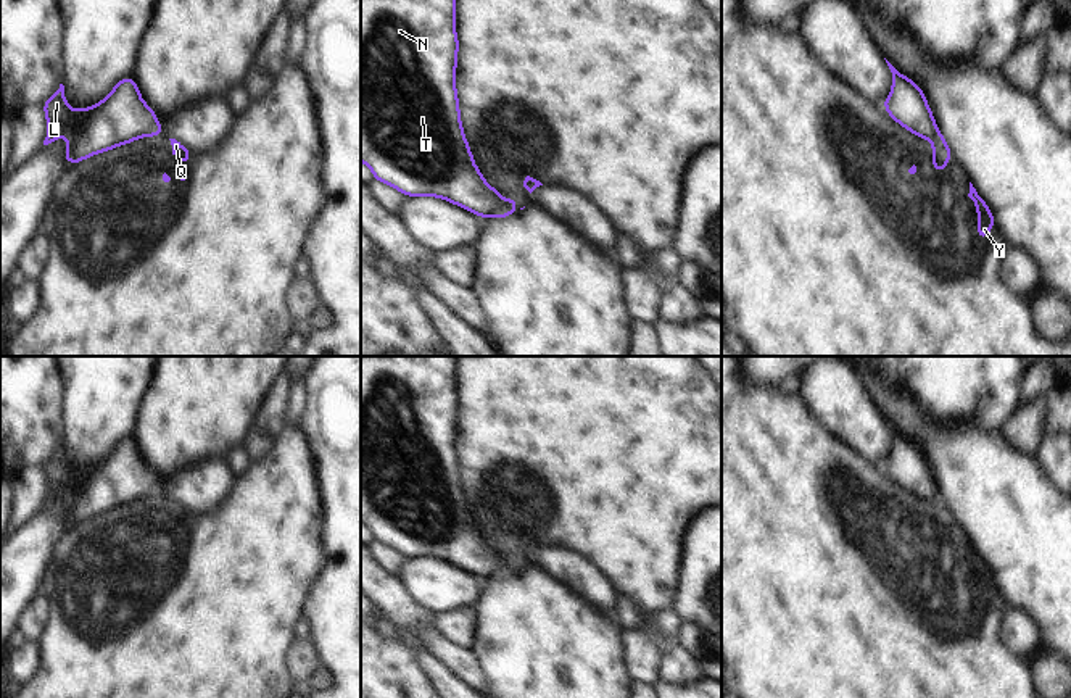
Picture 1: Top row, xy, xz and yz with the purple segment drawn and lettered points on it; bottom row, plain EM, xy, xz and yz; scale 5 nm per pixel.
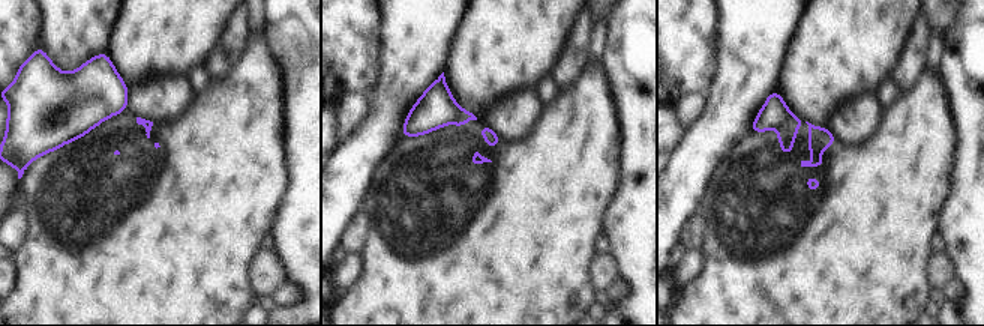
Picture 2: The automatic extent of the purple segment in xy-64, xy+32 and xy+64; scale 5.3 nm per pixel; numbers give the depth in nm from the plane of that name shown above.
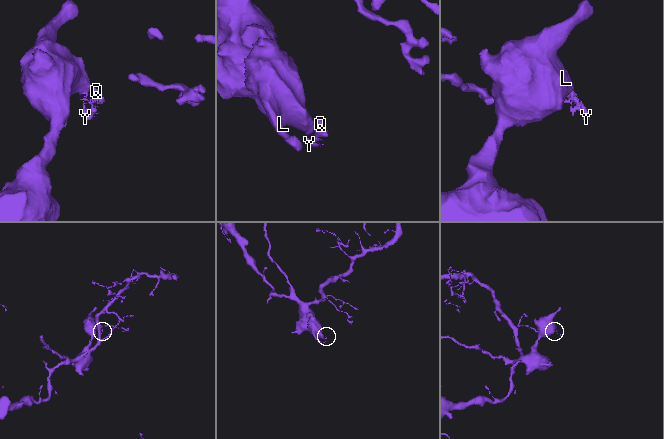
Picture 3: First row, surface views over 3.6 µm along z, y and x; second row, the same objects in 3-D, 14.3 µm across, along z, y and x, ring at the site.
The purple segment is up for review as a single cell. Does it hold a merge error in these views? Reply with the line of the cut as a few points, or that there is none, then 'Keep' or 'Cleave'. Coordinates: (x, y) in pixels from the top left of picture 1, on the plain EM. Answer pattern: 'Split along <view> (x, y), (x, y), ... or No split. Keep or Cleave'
Split along xy (157, 481), (144, 495). Cleave.

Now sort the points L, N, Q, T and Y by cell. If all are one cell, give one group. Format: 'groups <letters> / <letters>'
groups L N T / Q Y

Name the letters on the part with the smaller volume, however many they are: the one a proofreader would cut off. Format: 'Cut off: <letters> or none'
Cut off: Q, Y.

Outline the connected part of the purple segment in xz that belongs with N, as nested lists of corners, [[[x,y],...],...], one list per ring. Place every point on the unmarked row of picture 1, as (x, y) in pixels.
[[[361,356],[361,522],[372,530],[374,540],[403,553],[406,558],[438,558],[486,580],[501,564],[501,556],[486,545],[465,501],[456,453],[457,411],[456,356]]]

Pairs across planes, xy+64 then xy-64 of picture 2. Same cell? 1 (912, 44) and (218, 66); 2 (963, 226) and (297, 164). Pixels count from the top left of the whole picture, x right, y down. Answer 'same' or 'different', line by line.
1: same
2: same

